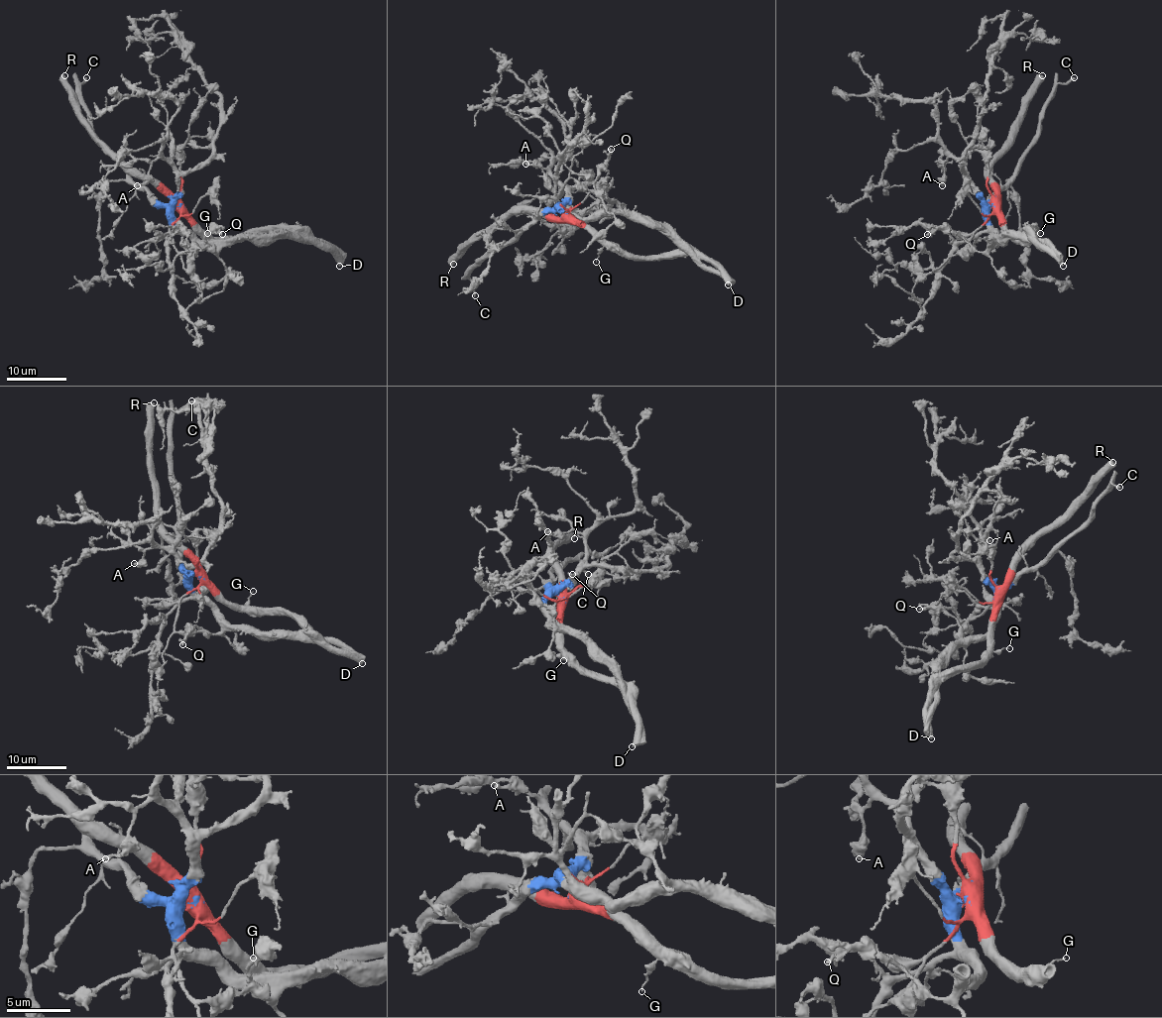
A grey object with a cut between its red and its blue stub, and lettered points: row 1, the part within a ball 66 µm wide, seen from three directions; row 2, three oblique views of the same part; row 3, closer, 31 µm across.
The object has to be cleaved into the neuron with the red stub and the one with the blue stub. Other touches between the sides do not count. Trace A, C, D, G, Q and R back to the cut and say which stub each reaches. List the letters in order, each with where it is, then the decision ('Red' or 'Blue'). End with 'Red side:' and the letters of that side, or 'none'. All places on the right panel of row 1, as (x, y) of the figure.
A: Place: (942, 185). Blue
C: Place: (1074, 77). Blue
D: Place: (1063, 266). Red
G: Place: (1040, 233). Red
Q: Place: (927, 234). Blue
R: Place: (1042, 75). Red
Red side: D, G, R

